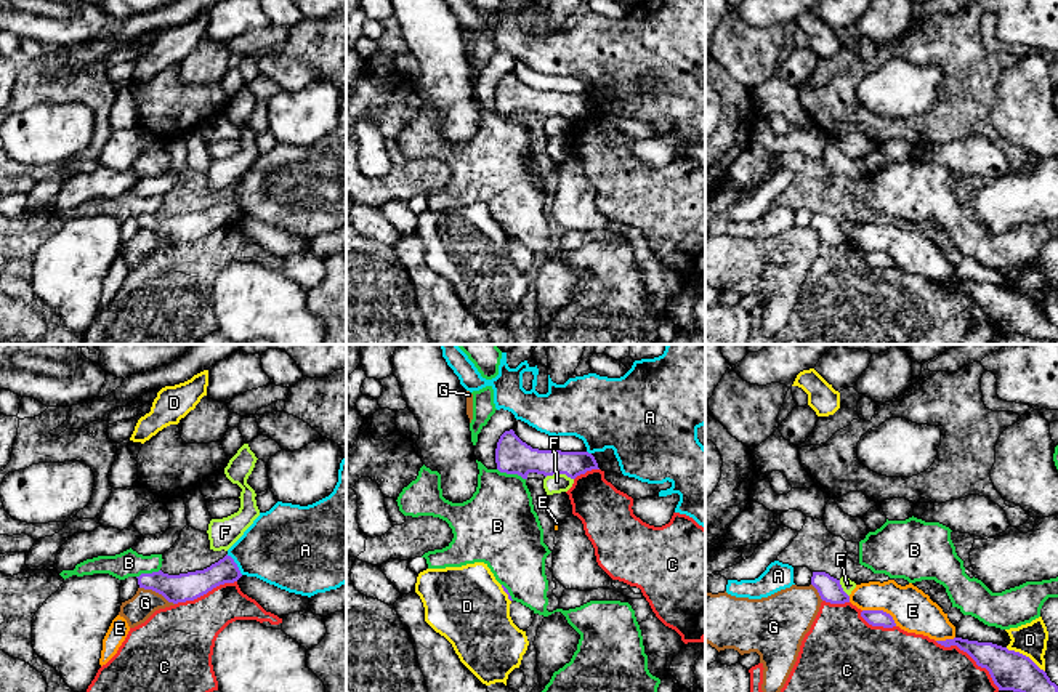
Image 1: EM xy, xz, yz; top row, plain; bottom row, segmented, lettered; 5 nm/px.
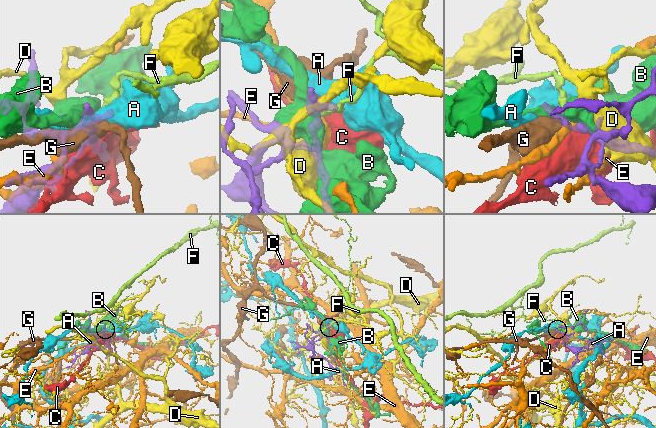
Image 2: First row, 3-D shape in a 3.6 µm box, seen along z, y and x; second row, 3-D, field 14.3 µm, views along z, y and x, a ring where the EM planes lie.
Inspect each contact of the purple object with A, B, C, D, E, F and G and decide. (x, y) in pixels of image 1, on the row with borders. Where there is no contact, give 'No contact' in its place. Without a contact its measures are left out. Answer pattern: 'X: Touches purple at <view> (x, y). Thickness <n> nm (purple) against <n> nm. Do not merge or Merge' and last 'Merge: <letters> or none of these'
A: Touches purple at xy (236, 564). Thickness 140 nm (purple) against 380 nm. Do not merge
B: Touches purple at xz (512, 473). Thickness 180 nm (purple) against 360 nm. Do not merge
C: Touches purple at yz (970, 655). Thickness 200 nm (purple) against 280 nm. Do not merge
D: Touches purple at yz (1025, 655). Thickness 200 nm (purple) against 160 nm. Do not merge
E: Touches purple at yz (882, 611). Thickness 80 nm (purple) against 220 nm. Do not merge
F: Touches purple at xz (560, 473). Thickness 180 nm (purple) against 100 nm. Do not merge
G: Touches purple at xy (157, 591). Thickness 140 nm (purple) against 140 nm. Do not merge
Merge: none of these

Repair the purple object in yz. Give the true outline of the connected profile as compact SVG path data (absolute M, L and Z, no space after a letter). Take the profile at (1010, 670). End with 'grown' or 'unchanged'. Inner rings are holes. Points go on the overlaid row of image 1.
M962 638L936 641L944 647L957 646L967 652L978 666L986 668L999 690L1013 692L1058 692L1058 686L1050 681L1029 657L1008 650L992 642L978 642Z; unchanged

